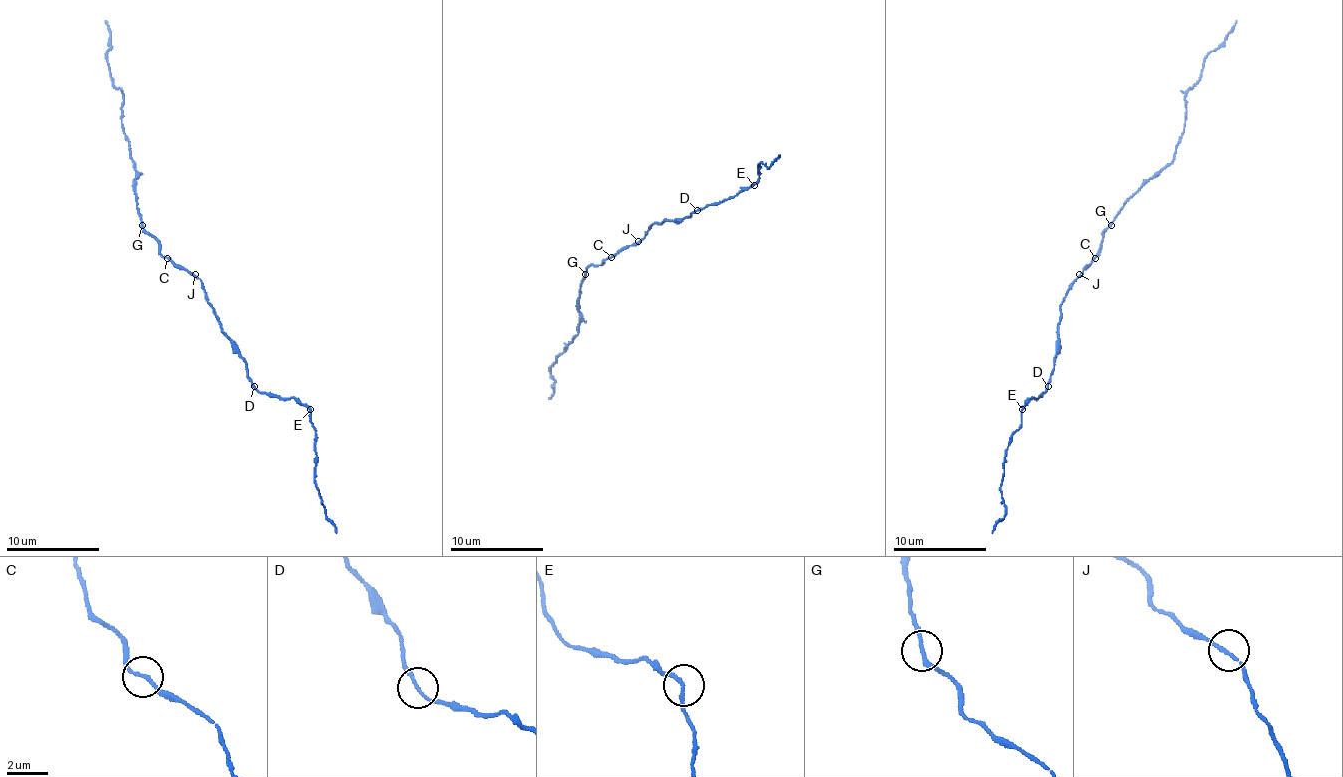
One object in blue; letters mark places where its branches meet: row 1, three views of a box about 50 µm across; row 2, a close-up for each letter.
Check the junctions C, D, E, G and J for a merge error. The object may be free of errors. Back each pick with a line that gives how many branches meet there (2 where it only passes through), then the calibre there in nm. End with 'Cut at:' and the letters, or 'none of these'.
Cut at: none of these

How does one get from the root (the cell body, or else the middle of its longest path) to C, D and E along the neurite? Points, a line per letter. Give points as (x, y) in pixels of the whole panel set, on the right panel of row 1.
C: (1079, 277), (1095, 258)
D: (1079, 277), (1060, 307), (1058, 353), (1053, 360), (1048, 386)
E: (1079, 277), (1060, 307), (1058, 353), (1053, 360), (1048, 388), (1039, 397), (1032, 397), (1023, 409)

